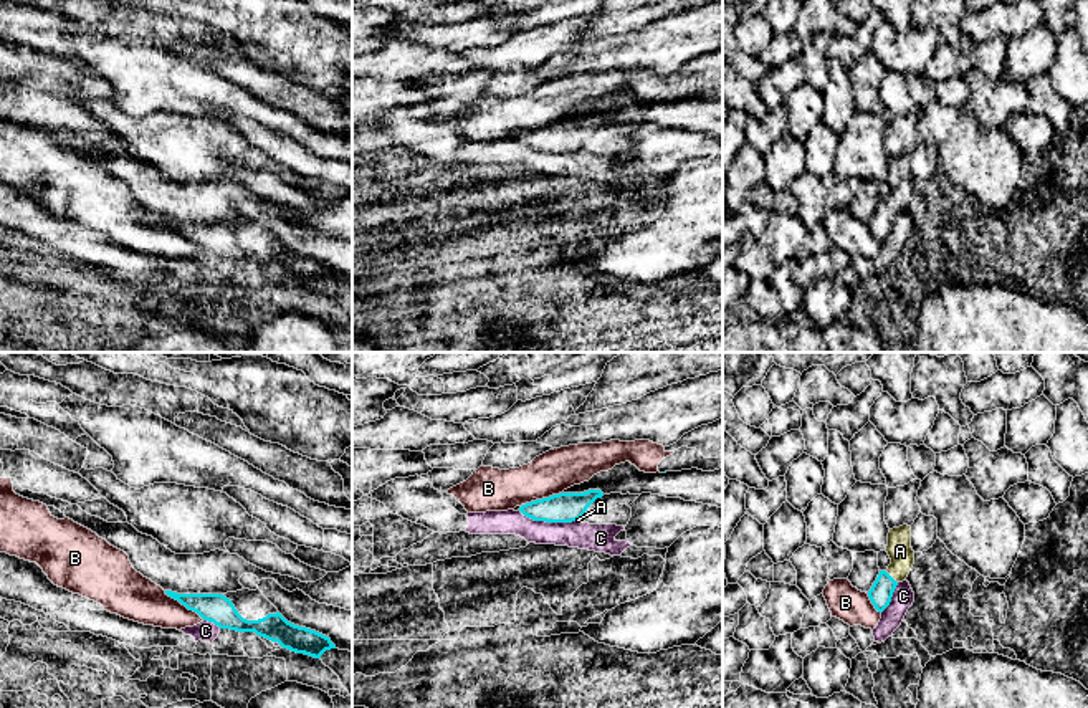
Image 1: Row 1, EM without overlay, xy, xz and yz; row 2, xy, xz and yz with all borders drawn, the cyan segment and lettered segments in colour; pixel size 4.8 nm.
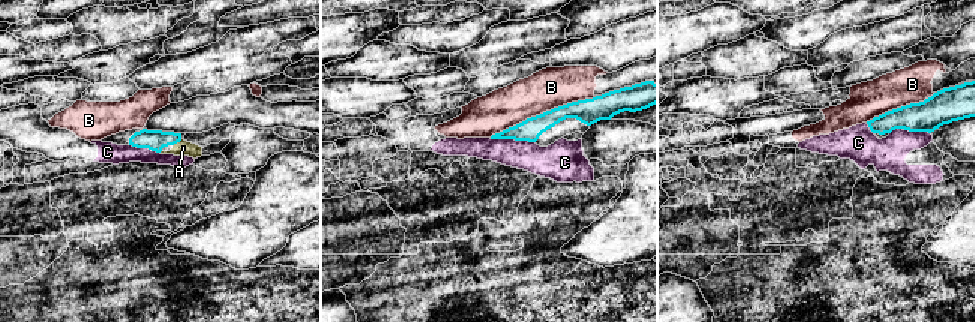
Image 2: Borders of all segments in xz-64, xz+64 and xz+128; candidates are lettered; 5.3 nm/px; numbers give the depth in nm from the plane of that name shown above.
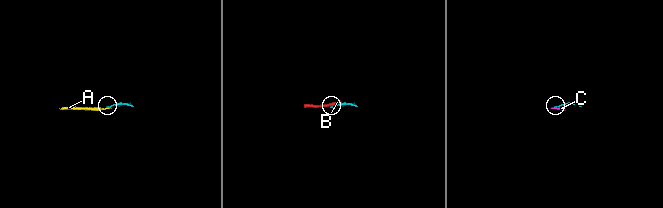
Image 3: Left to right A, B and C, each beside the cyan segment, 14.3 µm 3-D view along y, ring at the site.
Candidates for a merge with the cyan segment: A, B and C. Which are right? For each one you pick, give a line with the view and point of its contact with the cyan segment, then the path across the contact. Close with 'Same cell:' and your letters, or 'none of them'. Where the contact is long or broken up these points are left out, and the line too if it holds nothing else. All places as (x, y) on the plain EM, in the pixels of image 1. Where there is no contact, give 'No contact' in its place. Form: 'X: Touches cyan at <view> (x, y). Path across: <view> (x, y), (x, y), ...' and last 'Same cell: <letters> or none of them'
A: Touches cyan at yz (892, 207). Path across: yz (880, 224), (892, 207), (900, 197), (900, 181)
Same cell: A

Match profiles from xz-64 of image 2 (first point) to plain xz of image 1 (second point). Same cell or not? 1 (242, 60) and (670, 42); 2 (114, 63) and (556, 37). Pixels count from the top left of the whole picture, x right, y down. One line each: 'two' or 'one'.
1: one
2: one

